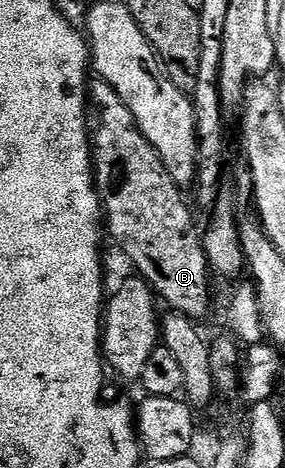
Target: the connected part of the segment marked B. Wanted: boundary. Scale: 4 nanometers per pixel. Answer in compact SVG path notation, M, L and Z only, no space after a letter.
M98 78L89 85L88 100L91 105L98 107L98 120L96 116L96 127L92 132L92 151L94 154L94 174L98 185L98 194L102 201L102 211L104 213L105 223L108 225L108 236L115 240L120 247L126 251L126 256L135 264L137 275L141 276L159 297L162 296L171 305L173 311L182 313L183 316L190 317L191 320L201 321L201 316L206 316L210 312L210 276L212 277L212 269L210 263L206 261L206 251L202 245L202 236L200 232L194 229L194 216L190 213L190 208L186 205L183 189L178 187L176 182L172 182L172 178L168 174L168 170L164 170L164 162L160 162L160 154L156 154L156 150L152 146L152 142L148 142L148 138L144 138L144 134L140 130L140 126L134 122L132 110L128 110L128 106L120 98L120 94L116 90L112 90L112 86L108 86L108 82Z

